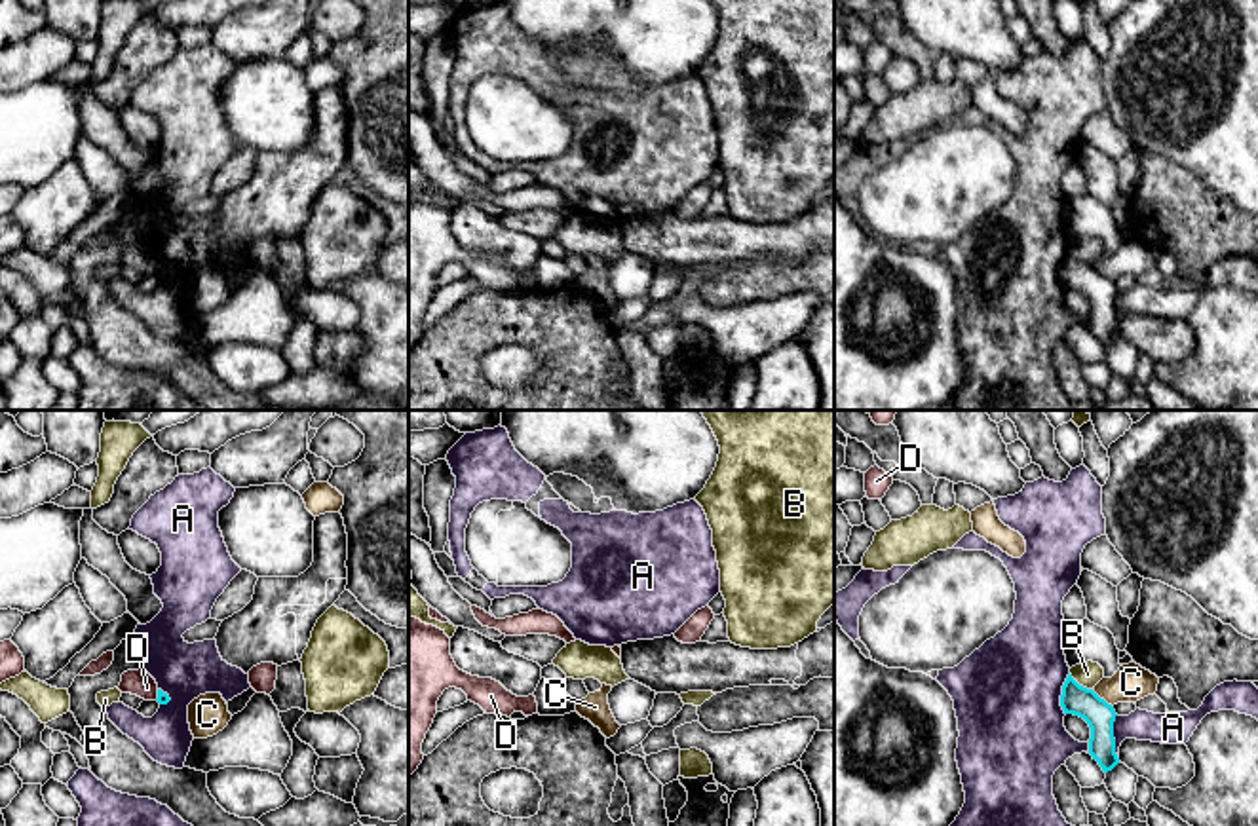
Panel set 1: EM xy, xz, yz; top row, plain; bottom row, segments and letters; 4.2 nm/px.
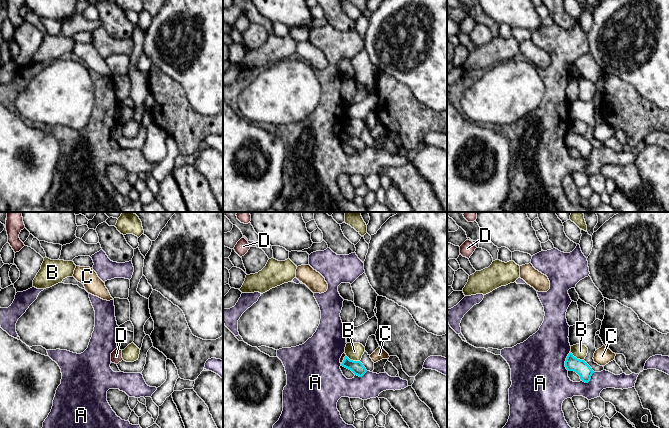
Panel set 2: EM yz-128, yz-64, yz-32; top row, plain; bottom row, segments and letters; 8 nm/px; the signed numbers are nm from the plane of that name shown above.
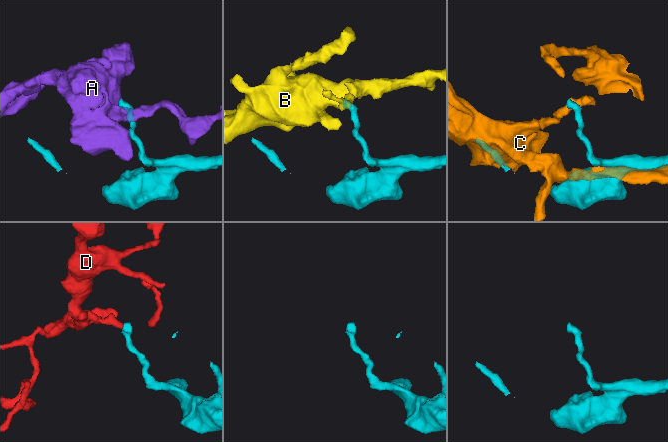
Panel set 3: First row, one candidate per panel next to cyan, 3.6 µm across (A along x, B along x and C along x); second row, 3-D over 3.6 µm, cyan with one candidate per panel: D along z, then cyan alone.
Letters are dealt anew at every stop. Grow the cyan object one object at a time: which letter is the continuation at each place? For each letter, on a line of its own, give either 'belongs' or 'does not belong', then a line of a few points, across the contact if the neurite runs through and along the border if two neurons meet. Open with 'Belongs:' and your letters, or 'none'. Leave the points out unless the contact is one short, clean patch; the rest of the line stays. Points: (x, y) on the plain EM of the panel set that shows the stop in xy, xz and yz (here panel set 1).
Belongs: none
A: does not belong | yz (1116, 289), (1114, 327), (1118, 333)
B: does not belong
C: does not belong
D: does not belong | xy (158, 264), (154, 274)

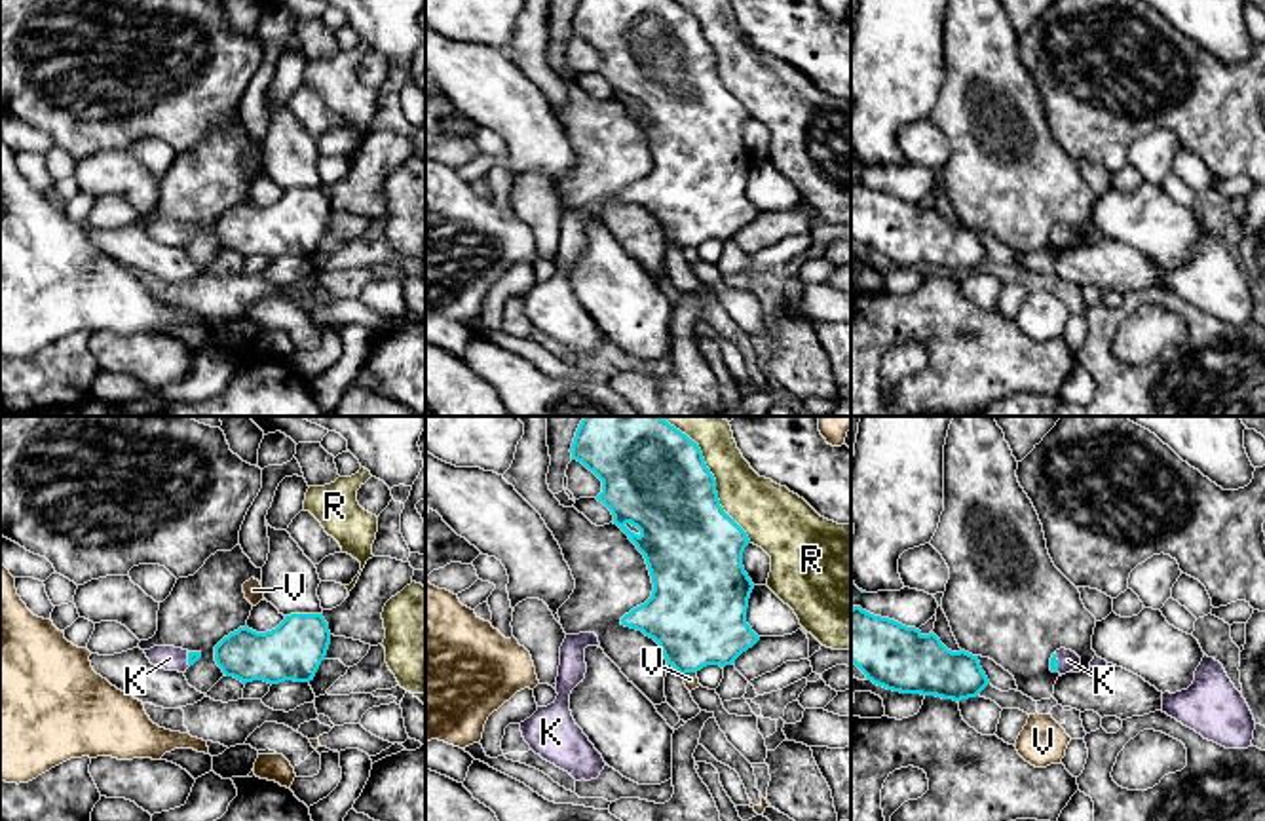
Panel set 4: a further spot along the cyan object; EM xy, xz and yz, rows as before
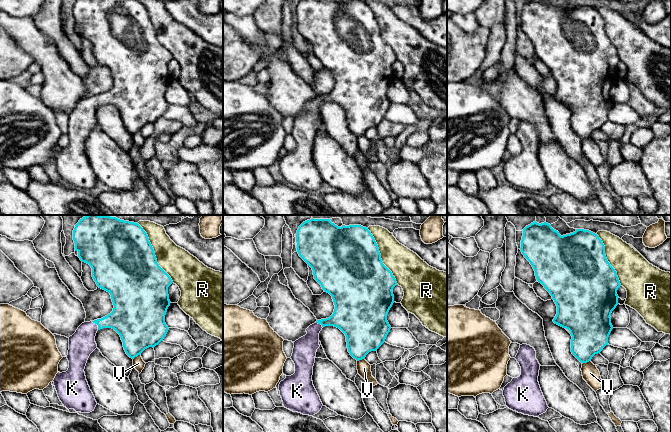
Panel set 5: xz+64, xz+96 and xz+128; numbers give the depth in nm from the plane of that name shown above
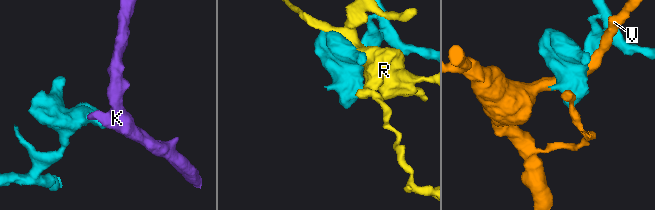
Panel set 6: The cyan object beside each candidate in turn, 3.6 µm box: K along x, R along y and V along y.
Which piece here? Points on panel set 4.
Belongs: K
K: belongs | yz (1053, 234), (1057, 238), (1068, 234)
R: does not belong
V: does not belong

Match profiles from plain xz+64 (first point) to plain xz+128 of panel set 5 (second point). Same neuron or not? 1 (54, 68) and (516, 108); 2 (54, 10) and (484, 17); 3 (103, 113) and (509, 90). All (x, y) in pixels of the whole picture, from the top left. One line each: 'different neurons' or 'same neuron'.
1: same neuron
2: same neuron
3: different neurons

